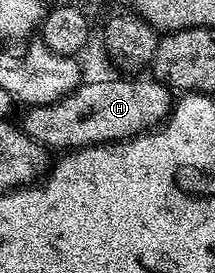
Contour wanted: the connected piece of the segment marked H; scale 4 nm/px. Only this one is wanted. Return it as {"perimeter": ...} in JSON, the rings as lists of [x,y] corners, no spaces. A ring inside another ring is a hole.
{"perimeter":[[[149,76],[117,77],[121,78],[110,82],[86,81],[57,102],[28,107],[25,119],[19,122],[20,129],[50,151],[68,152],[82,146],[98,146],[100,142],[134,138],[168,118],[175,101],[169,87]]]}

